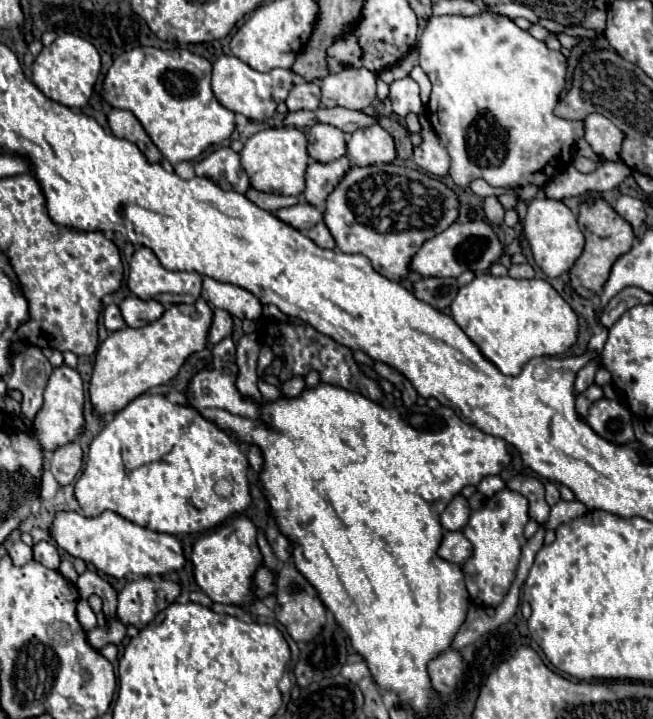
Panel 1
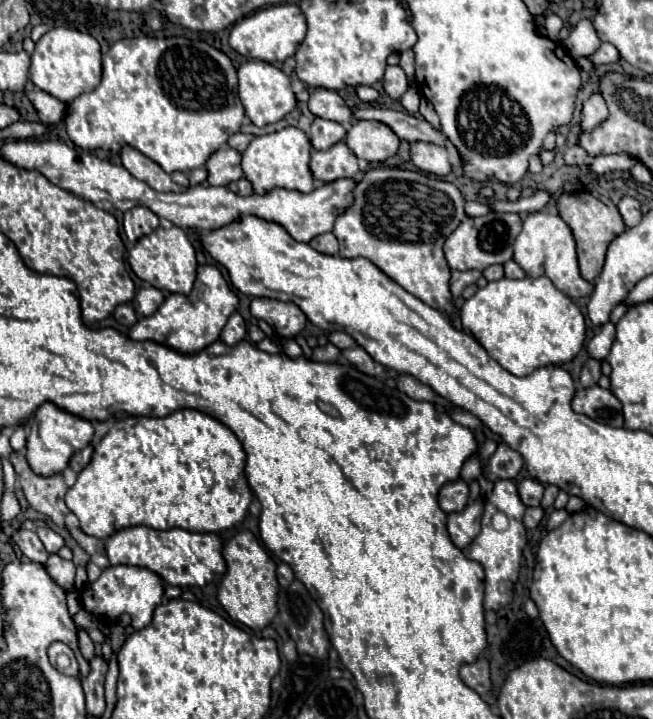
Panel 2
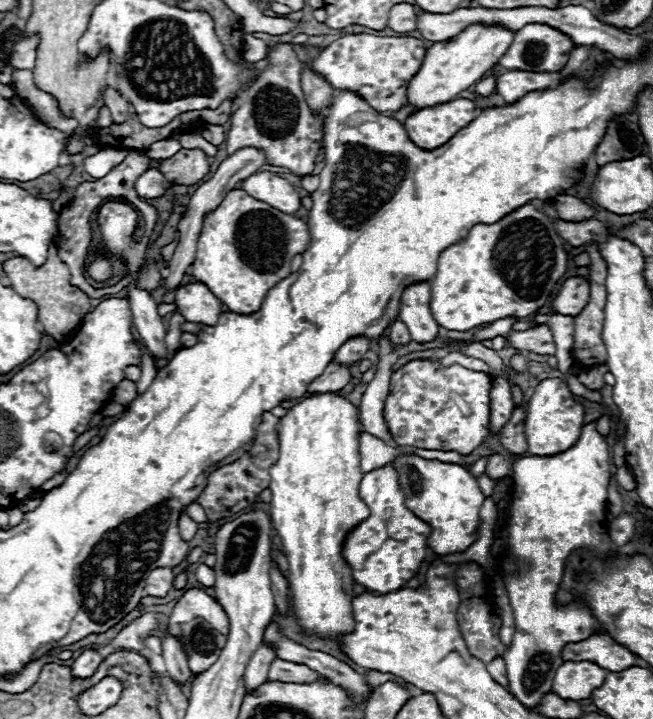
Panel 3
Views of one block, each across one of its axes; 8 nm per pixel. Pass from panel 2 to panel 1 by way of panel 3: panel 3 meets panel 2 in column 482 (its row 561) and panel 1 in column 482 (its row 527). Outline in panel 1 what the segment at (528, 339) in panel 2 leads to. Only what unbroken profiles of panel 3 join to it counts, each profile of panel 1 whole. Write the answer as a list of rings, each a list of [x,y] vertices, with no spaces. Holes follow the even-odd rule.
[[[480,274],[462,286],[452,300],[450,316],[502,374],[518,374],[536,356],[564,354],[578,334],[578,318],[570,304],[546,280],[516,280]]]

